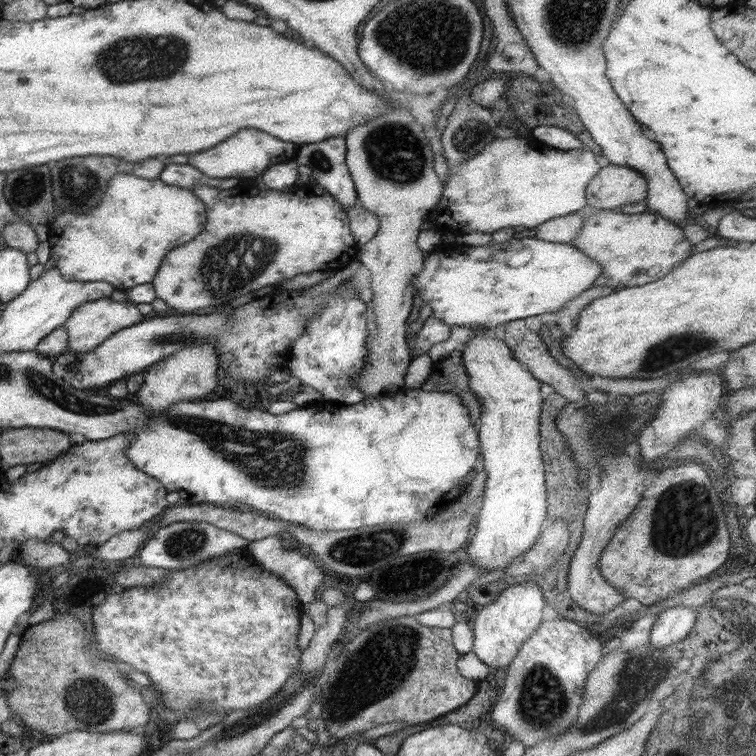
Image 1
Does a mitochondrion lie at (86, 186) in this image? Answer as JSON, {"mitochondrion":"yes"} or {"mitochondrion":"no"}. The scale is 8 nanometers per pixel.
{"mitochondrion":"yes"}

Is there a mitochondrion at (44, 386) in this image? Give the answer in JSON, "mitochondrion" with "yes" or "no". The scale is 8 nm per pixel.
{"mitochondrion":"yes"}

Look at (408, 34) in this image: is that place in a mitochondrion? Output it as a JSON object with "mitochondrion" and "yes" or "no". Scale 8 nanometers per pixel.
{"mitochondrion":"yes"}

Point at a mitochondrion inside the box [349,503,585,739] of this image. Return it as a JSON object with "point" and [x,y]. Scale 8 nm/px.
{"point":[543,700]}

